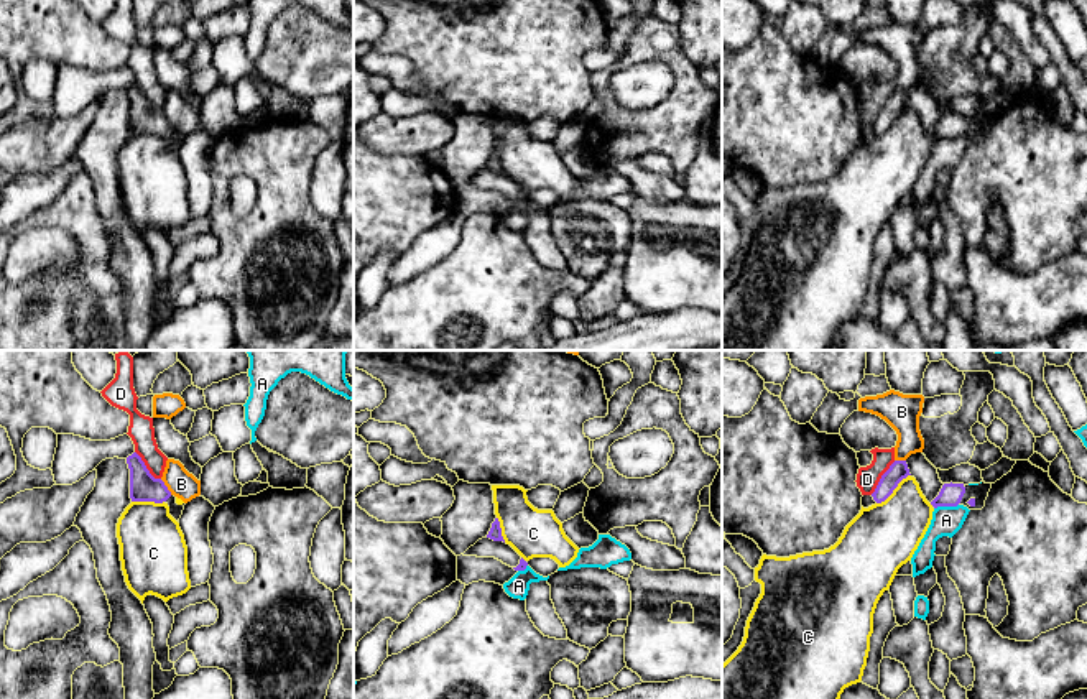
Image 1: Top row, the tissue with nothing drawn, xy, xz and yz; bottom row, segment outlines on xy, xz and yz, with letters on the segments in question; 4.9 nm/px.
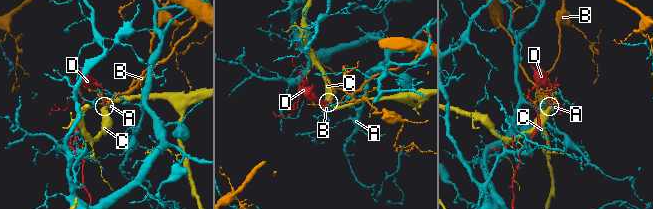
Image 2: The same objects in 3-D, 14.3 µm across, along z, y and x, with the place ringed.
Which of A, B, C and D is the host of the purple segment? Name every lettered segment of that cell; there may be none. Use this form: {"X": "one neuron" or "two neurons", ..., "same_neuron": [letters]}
{"A": "two neurons", "B": "two neurons", "C": "two neurons", "D": "two neurons", "same_neuron": []}

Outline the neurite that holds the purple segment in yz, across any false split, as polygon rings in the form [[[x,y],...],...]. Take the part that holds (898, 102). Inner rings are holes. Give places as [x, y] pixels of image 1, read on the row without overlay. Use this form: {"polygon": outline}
{"polygon": [[[895,92],[890,100],[881,107],[875,123],[872,127],[862,128],[862,138],[868,140],[875,135],[885,133],[898,115],[906,110],[909,105],[906,92]]]}

